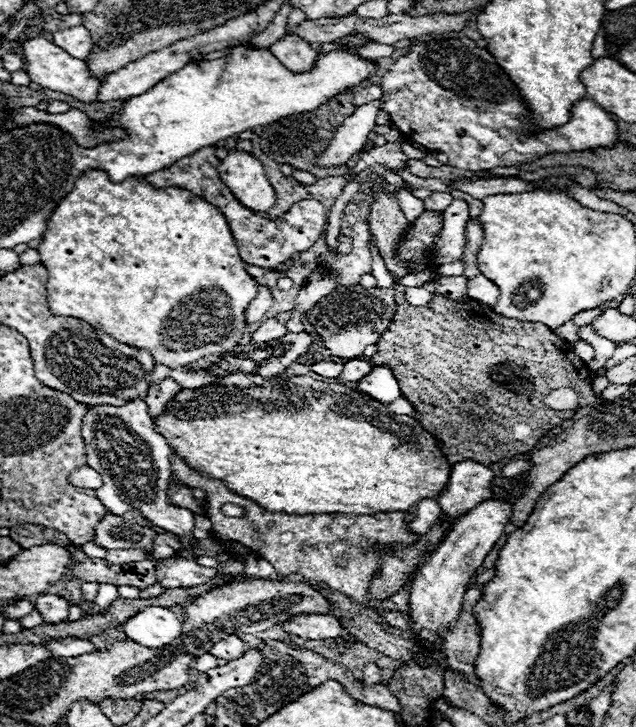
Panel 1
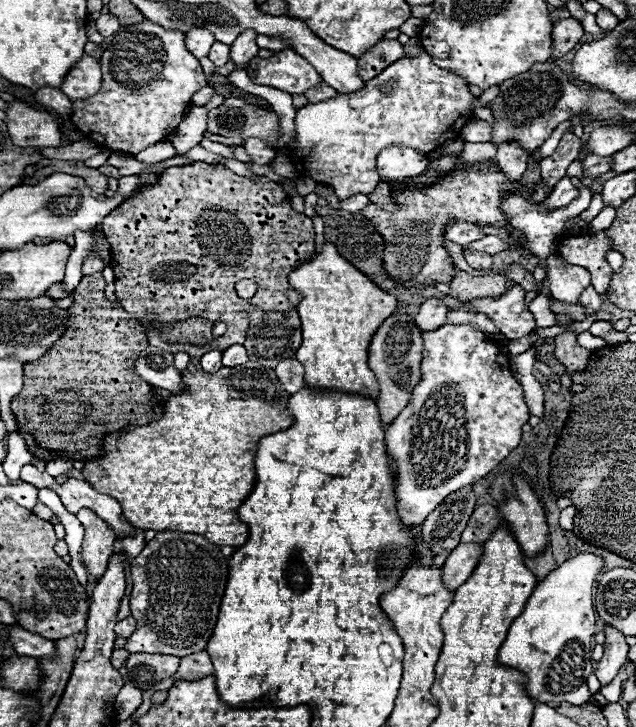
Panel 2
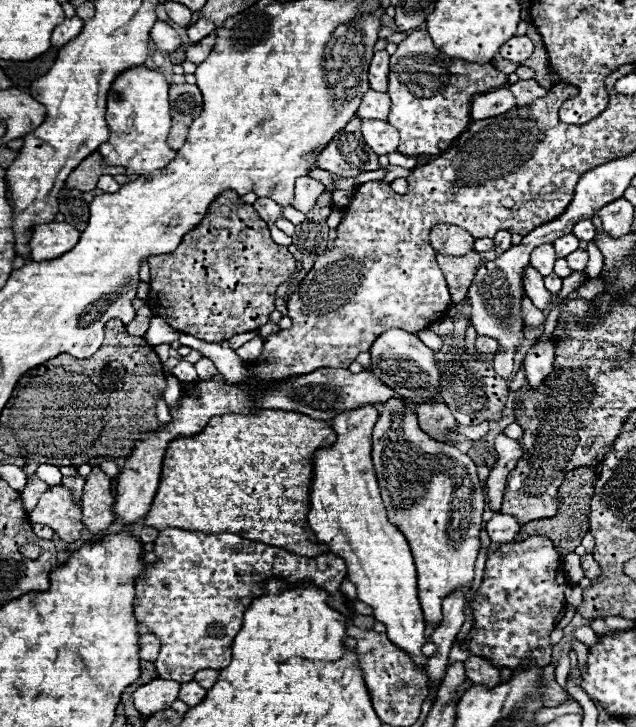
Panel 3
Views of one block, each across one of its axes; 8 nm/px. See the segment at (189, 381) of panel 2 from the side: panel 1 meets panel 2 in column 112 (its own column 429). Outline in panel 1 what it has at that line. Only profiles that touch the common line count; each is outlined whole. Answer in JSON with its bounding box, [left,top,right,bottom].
[154,374,452,516]

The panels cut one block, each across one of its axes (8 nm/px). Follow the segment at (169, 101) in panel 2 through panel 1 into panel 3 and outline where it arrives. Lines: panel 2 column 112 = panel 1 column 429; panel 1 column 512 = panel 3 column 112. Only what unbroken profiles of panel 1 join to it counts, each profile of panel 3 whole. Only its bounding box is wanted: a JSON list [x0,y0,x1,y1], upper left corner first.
[98,66,176,174]

